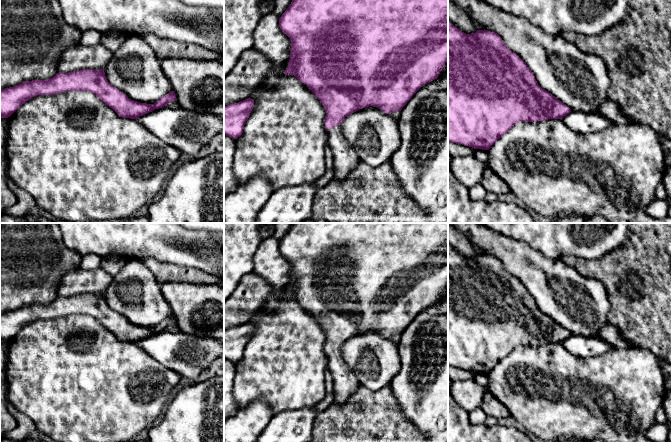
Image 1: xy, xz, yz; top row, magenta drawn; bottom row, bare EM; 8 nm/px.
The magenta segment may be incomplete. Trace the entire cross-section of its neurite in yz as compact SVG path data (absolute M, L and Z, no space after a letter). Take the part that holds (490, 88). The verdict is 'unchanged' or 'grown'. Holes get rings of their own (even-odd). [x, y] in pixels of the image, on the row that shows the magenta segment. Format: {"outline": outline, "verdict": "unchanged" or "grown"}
{"outline": "M448 21L448 142L462 144L474 149L489 150L498 139L519 121L537 122L548 119L562 119L570 112L571 109L569 107L538 85L533 72L527 67L526 63L504 44L497 33L484 29L466 34Z", "verdict": "unchanged"}

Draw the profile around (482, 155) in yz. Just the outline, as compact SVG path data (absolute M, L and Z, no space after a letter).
M475 149L474 156L483 163L487 163L489 160L488 150Z

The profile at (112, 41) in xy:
M104 33L101 37L101 44L111 51L116 51L124 40L124 33Z

